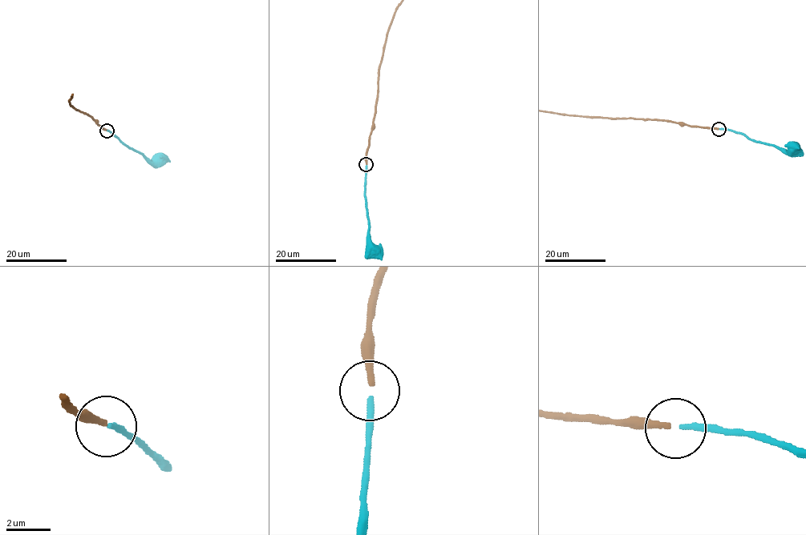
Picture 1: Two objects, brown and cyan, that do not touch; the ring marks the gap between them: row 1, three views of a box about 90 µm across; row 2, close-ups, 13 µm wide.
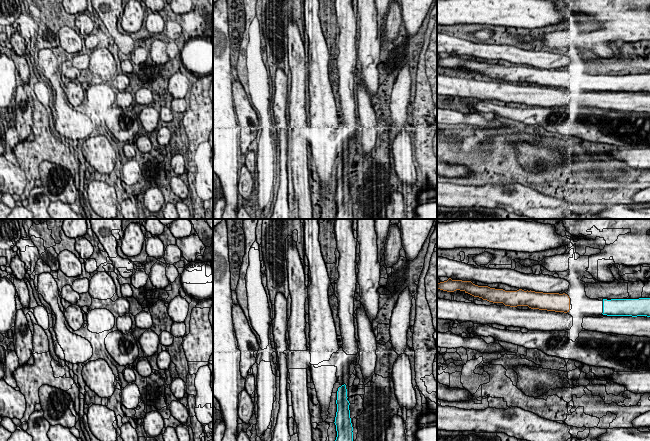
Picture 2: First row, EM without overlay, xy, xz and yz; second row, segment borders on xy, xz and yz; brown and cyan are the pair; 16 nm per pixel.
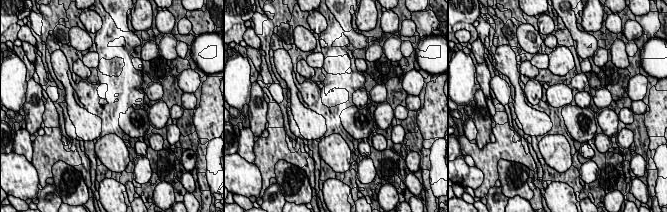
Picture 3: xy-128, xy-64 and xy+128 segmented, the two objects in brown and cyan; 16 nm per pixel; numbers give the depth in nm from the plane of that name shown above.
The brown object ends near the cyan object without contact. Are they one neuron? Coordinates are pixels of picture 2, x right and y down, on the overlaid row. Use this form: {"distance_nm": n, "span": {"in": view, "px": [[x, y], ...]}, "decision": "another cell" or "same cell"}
{"distance_nm": 550, "span": {"in": "yz", "px": [[569, 309], [602, 313]]}, "decision": "same cell"}

